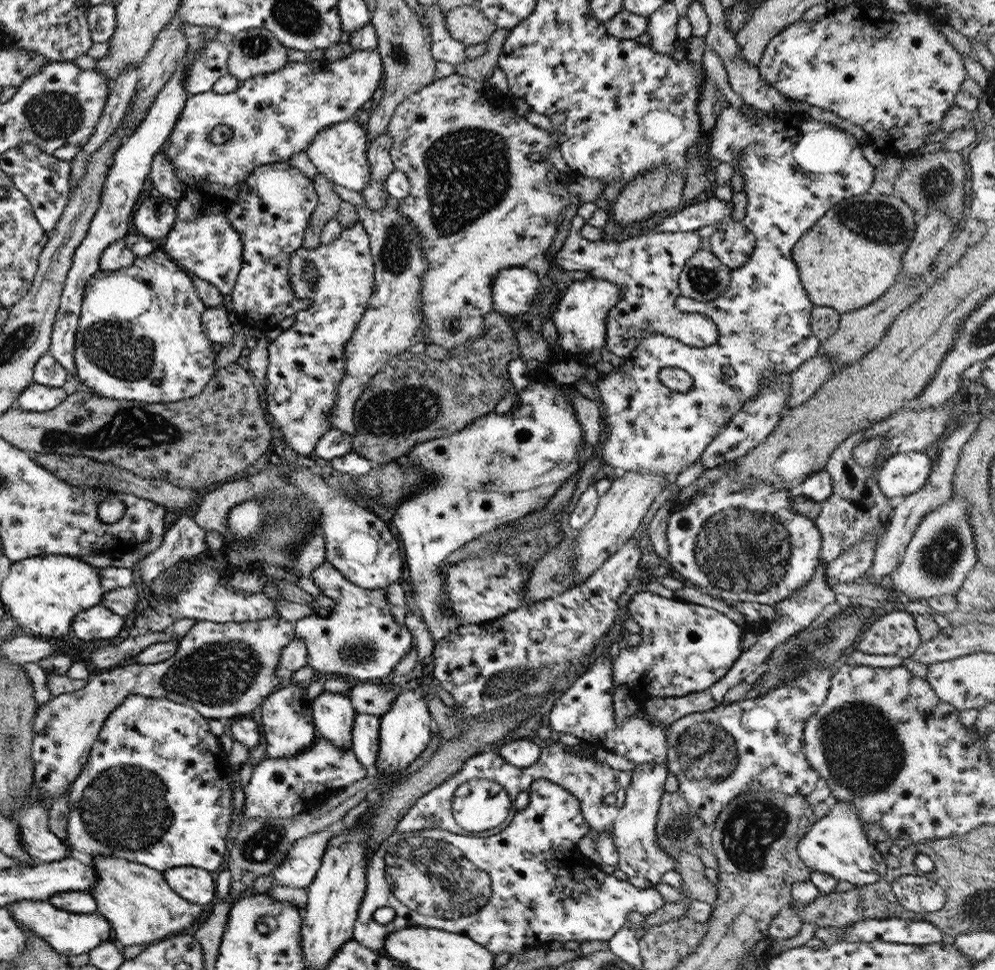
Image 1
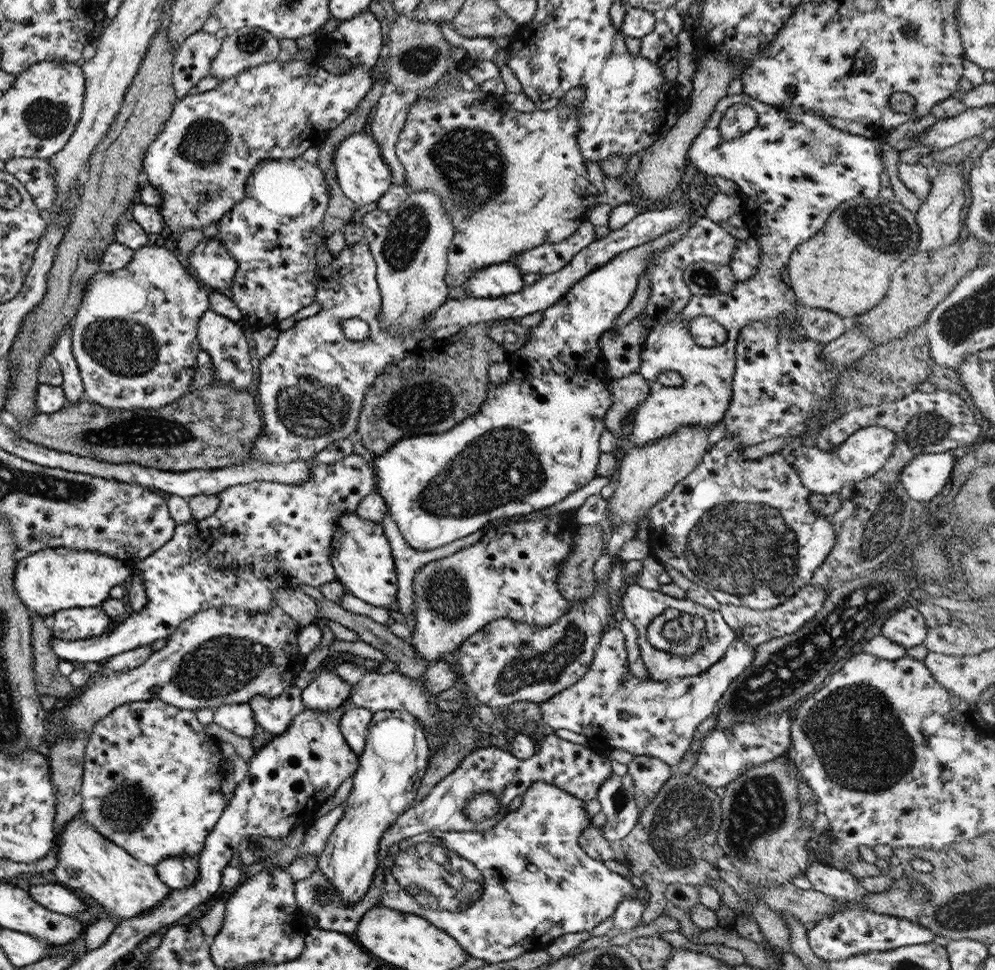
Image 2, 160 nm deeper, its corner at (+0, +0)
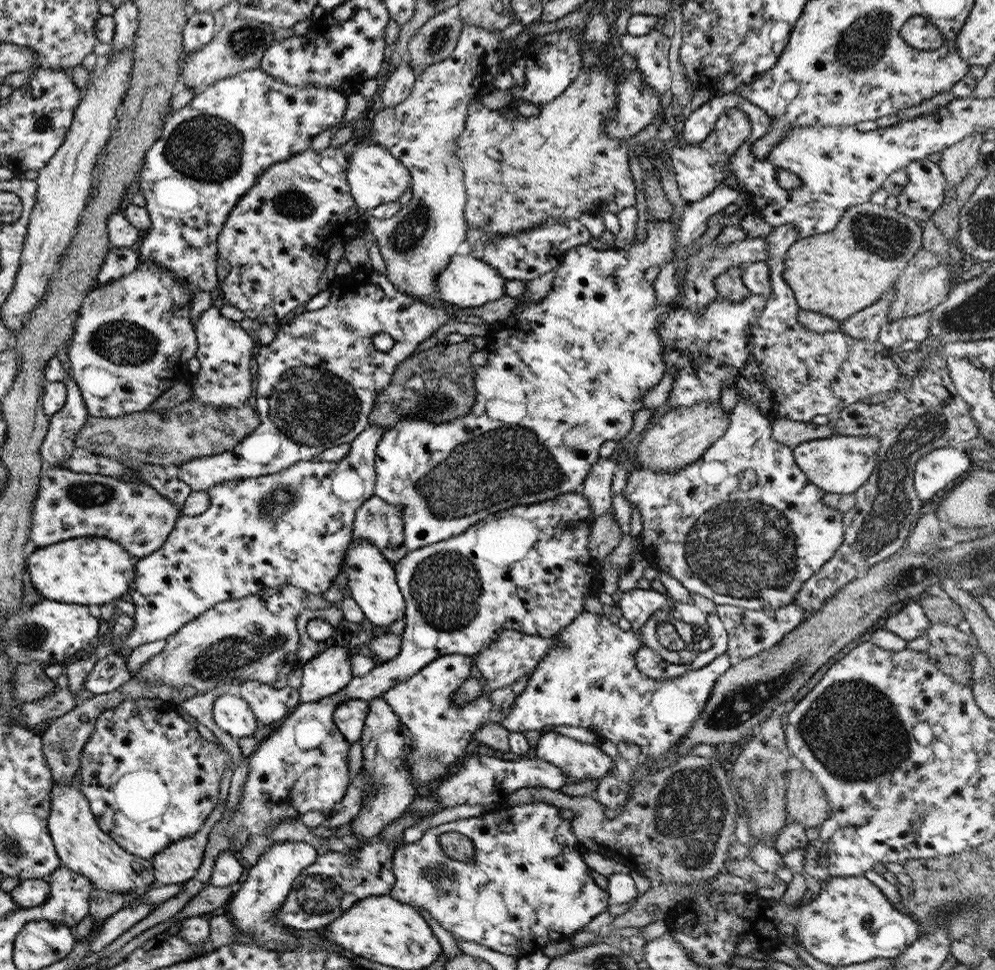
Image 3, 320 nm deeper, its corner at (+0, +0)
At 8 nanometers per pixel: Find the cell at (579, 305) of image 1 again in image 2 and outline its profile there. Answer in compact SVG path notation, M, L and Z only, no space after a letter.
M693 217L688 221L683 221L680 225L673 227L673 230L668 230L665 234L661 234L659 238L653 238L653 240L638 244L629 250L624 250L616 254L600 267L595 268L595 270L583 275L577 282L574 282L571 288L561 298L558 298L549 308L546 308L542 312L541 322L535 327L528 328L527 338L521 345L521 348L509 351L506 360L509 366L509 378L502 384L493 385L489 383L487 385L485 400L480 404L477 412L474 412L470 417L464 418L459 422L459 425L443 432L443 434L421 434L421 436L401 438L401 440L397 440L395 444L392 444L391 449L387 449L385 454L373 457L373 461L375 461L373 462L373 465L375 465L375 475L377 475L376 487L377 491L379 491L378 494L387 506L391 520L397 525L403 540L412 549L426 551L437 548L438 546L445 546L447 543L463 538L469 533L473 534L495 519L542 511L551 505L557 504L594 478L593 473L595 473L595 467L597 467L597 458L601 454L598 448L599 436L602 435L603 429L605 429L603 424L606 410L611 406L608 384L611 384L613 381L610 379L606 358L598 347L597 339L613 326L615 318L627 308L627 304L629 304L629 300L631 300L631 296L635 292L637 278L643 274L646 262L654 254L658 254L658 250L662 250L662 248L666 248L666 246L679 241L681 237L685 237L687 230L697 220L698 217Z

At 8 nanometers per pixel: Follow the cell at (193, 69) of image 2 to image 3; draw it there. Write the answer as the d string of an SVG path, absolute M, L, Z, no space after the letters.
M195 12L193 16L187 16L182 33L182 58L201 45L207 44L215 34L213 28L214 21L210 14Z

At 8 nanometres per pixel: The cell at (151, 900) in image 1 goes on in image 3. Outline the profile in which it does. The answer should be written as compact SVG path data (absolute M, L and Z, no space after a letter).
M52 780L48 800L50 800L50 805L46 825L61 867L67 867L69 870L82 874L94 884L94 888L107 892L122 894L125 890L137 889L136 892L140 893L143 892L145 886L148 888L147 885L153 882L150 860L133 856L115 844L96 825L87 799L75 786L55 783Z

